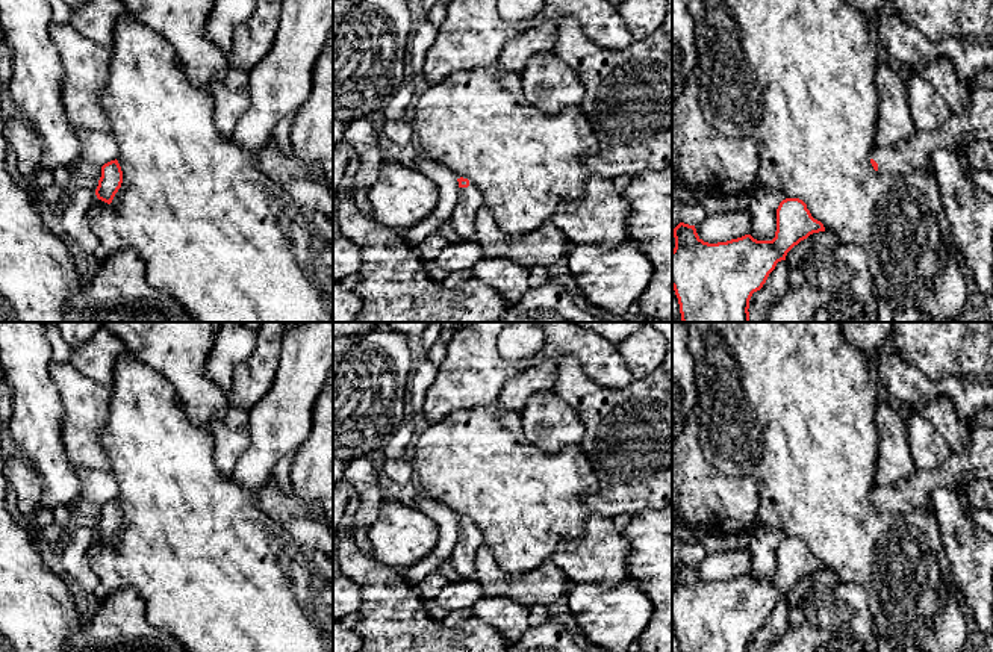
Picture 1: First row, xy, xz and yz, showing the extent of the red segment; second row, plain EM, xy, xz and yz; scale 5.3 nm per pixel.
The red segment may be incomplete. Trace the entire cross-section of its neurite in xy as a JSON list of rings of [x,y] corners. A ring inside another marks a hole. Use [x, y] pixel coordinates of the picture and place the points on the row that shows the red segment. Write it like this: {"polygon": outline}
{"polygon": [[[115,159],[104,163],[101,166],[101,177],[95,189],[97,198],[111,204],[115,194],[121,188],[121,183],[123,183],[123,171],[118,160]]]}

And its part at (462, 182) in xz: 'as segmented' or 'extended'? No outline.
extended

